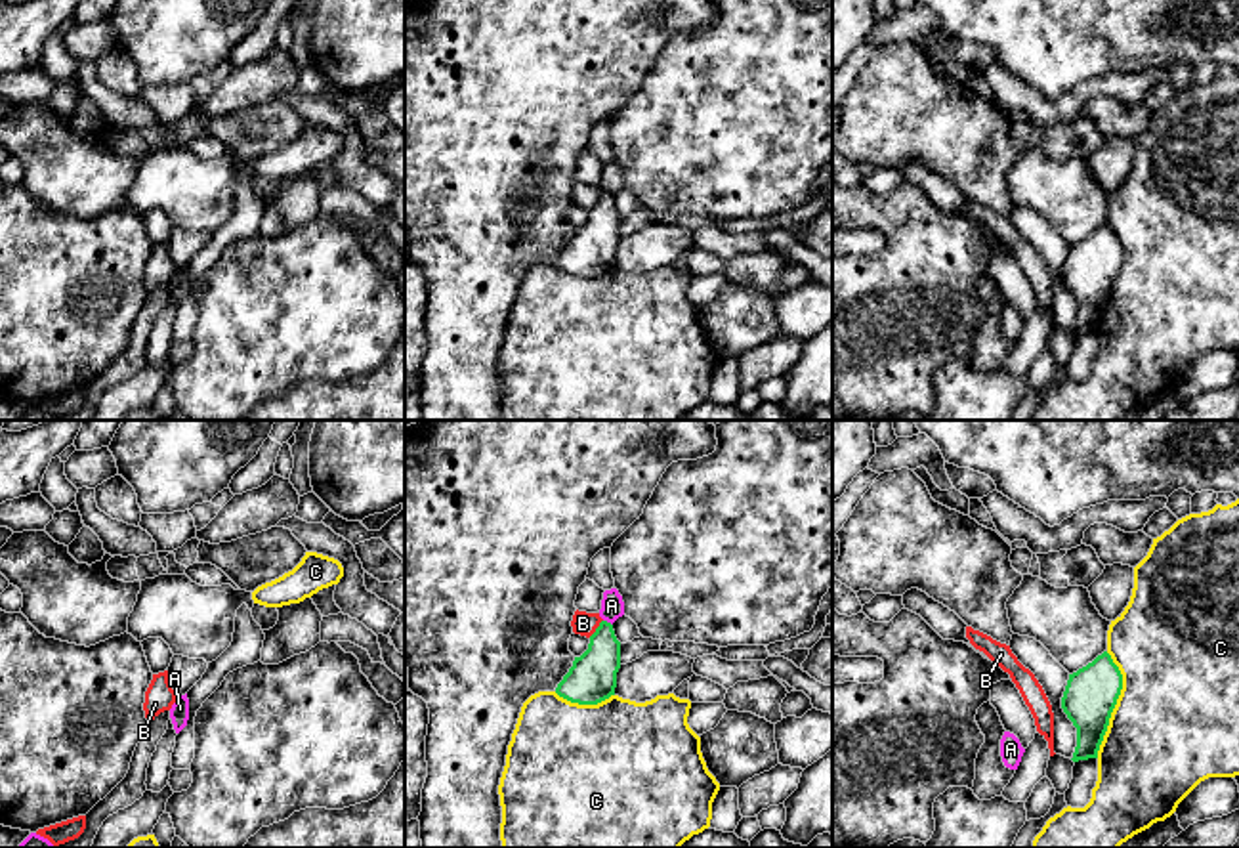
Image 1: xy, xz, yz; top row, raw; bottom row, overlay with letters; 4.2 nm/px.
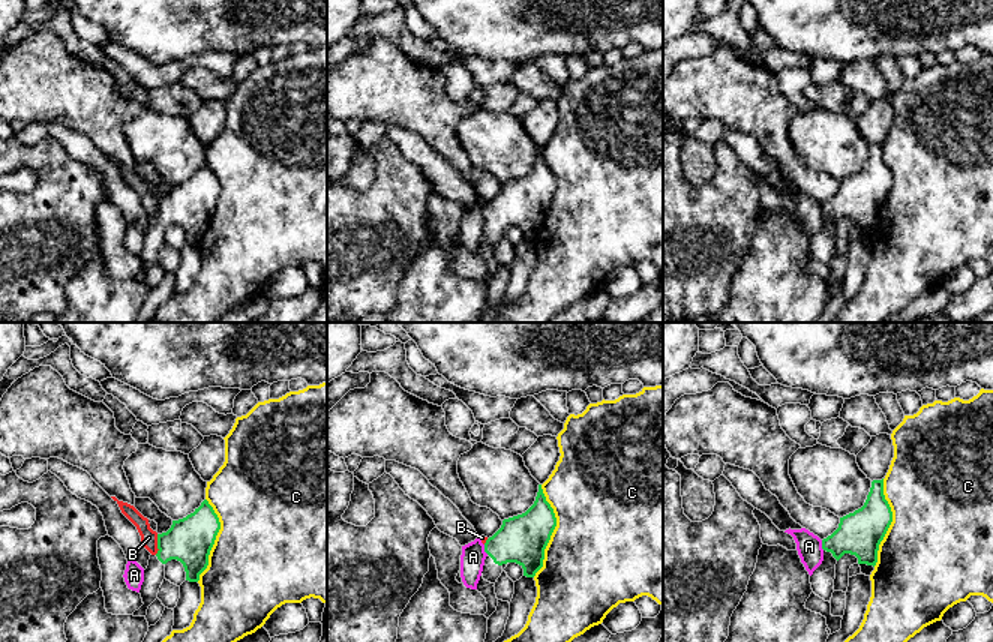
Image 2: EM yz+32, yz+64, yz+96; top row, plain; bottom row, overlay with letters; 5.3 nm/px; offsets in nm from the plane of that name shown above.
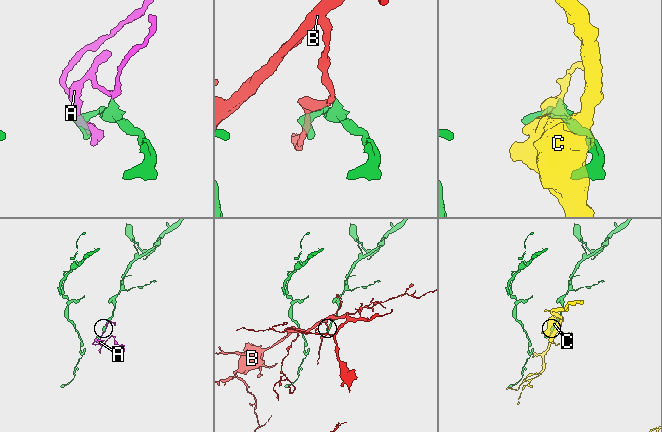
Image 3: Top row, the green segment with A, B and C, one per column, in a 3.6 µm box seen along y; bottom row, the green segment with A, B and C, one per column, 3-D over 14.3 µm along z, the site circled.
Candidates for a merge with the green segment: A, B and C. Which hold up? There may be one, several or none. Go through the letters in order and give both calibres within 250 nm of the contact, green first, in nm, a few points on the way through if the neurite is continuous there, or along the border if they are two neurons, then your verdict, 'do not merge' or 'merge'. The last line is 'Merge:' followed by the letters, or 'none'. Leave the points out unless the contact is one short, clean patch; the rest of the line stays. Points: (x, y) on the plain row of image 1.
A: 200/100 nm | along xz (604, 191), (611, 197) | do not merge
B: 200/100 nm | do not merge
C: 220/500 nm | do not merge
Merge: none

